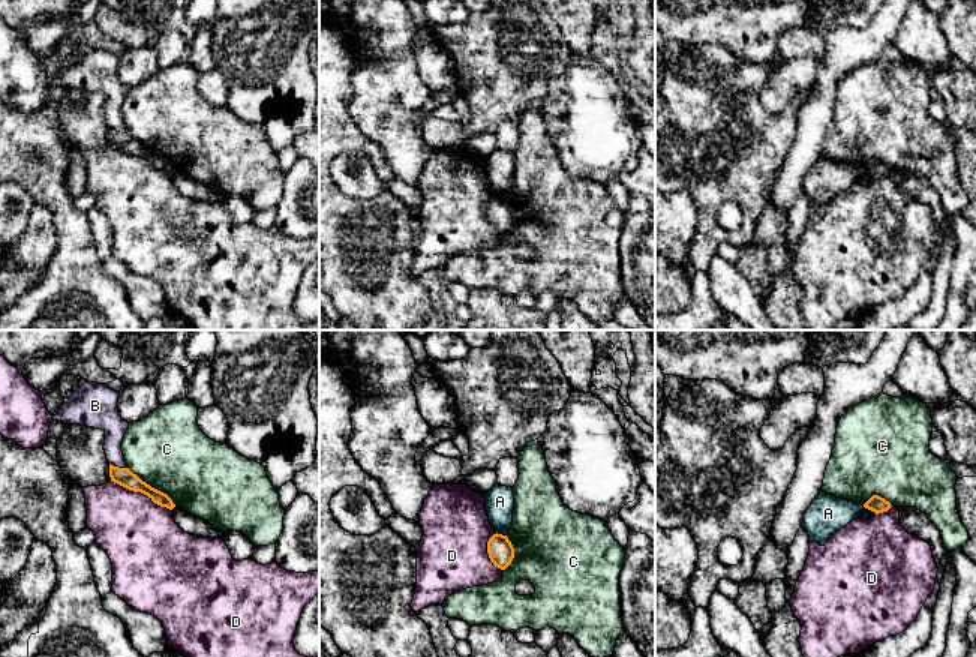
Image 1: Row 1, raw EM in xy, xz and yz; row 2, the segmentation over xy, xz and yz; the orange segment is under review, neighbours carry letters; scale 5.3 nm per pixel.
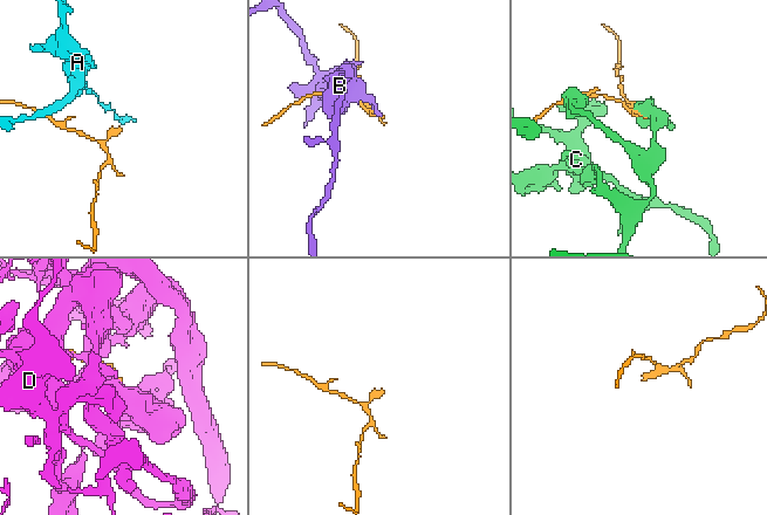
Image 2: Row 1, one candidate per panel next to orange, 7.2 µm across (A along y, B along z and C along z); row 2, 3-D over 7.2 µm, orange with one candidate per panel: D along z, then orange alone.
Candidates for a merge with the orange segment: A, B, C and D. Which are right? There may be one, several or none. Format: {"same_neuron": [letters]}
{"same_neuron": []}

